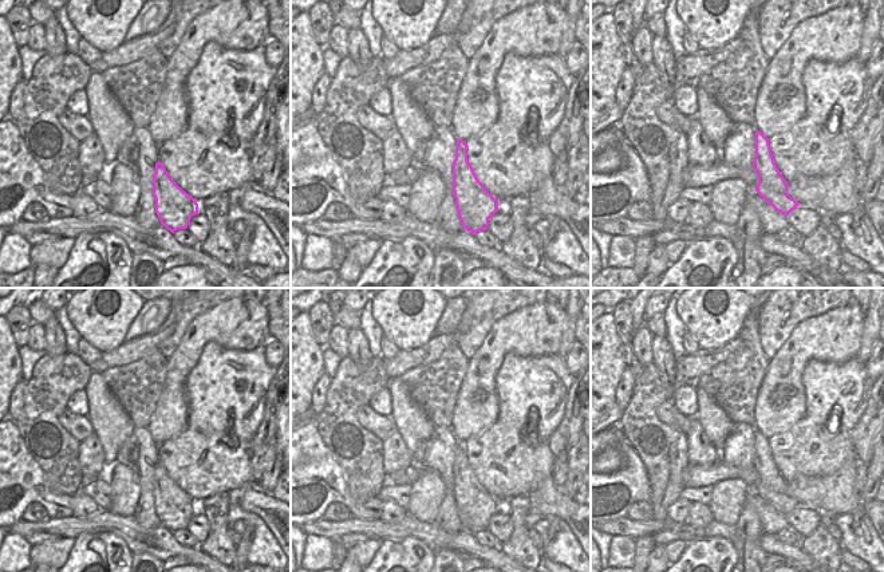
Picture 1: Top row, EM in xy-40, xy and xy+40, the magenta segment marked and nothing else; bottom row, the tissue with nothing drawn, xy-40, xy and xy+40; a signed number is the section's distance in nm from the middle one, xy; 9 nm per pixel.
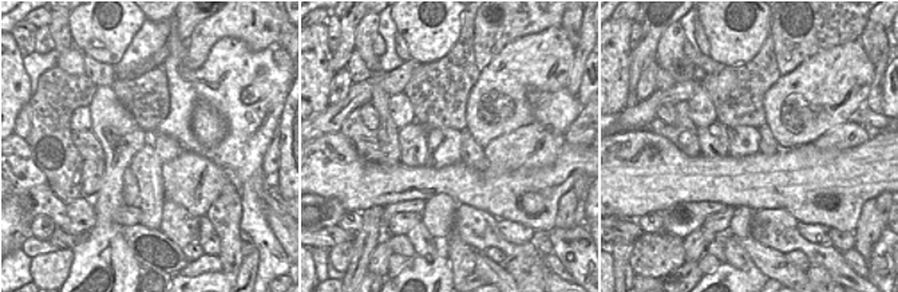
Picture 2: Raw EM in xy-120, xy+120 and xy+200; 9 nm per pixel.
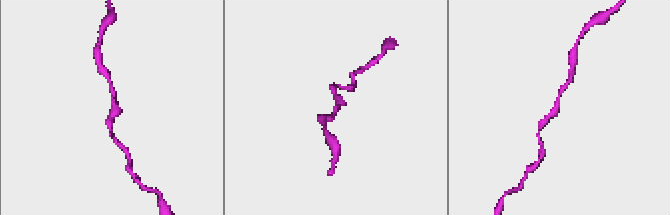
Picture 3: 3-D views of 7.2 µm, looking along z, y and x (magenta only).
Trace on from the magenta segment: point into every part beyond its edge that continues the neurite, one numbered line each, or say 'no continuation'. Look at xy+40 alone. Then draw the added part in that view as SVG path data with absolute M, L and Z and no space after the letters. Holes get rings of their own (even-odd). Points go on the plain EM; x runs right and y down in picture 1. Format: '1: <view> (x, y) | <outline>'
no continuation

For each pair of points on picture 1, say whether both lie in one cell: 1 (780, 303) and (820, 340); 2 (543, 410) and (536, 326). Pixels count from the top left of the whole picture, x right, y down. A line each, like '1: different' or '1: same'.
1: different
2: different

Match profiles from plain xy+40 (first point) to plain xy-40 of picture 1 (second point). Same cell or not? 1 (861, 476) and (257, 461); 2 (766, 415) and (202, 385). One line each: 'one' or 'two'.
1: one
2: two

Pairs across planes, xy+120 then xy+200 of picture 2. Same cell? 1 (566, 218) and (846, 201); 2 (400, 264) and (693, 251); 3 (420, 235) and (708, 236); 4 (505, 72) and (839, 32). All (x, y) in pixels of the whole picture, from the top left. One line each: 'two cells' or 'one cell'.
1: two cells
2: two cells
3: two cells
4: two cells

